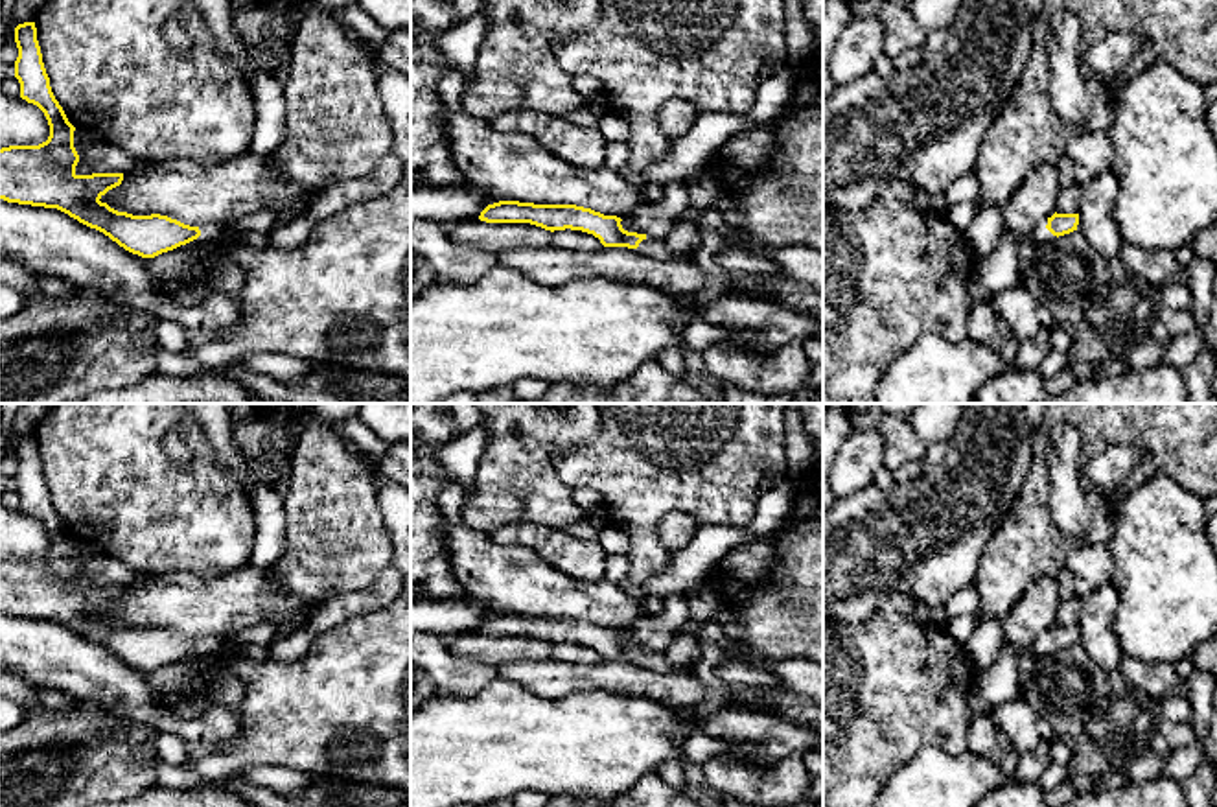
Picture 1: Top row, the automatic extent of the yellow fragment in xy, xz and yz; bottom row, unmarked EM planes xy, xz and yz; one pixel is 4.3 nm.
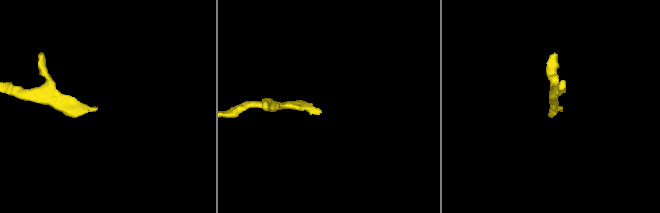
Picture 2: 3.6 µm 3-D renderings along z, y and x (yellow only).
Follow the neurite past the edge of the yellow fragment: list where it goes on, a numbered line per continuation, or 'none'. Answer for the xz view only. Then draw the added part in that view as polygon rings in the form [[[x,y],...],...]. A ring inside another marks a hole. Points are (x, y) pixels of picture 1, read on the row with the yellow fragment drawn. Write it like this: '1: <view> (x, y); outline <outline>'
1: xz (654, 247); outline [[[644,238],[637,249],[633,249],[637,252],[643,252],[646,256],[652,256],[652,258],[659,258],[659,260],[694,260],[694,256],[678,256],[674,254],[668,247],[666,247],[666,241],[665,238],[659,240],[659,238]]]

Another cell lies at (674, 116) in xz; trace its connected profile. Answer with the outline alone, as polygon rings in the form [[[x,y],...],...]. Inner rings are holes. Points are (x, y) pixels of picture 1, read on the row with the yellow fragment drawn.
[[[666,101],[659,109],[659,129],[666,138],[678,140],[690,127],[692,112],[685,101]]]

